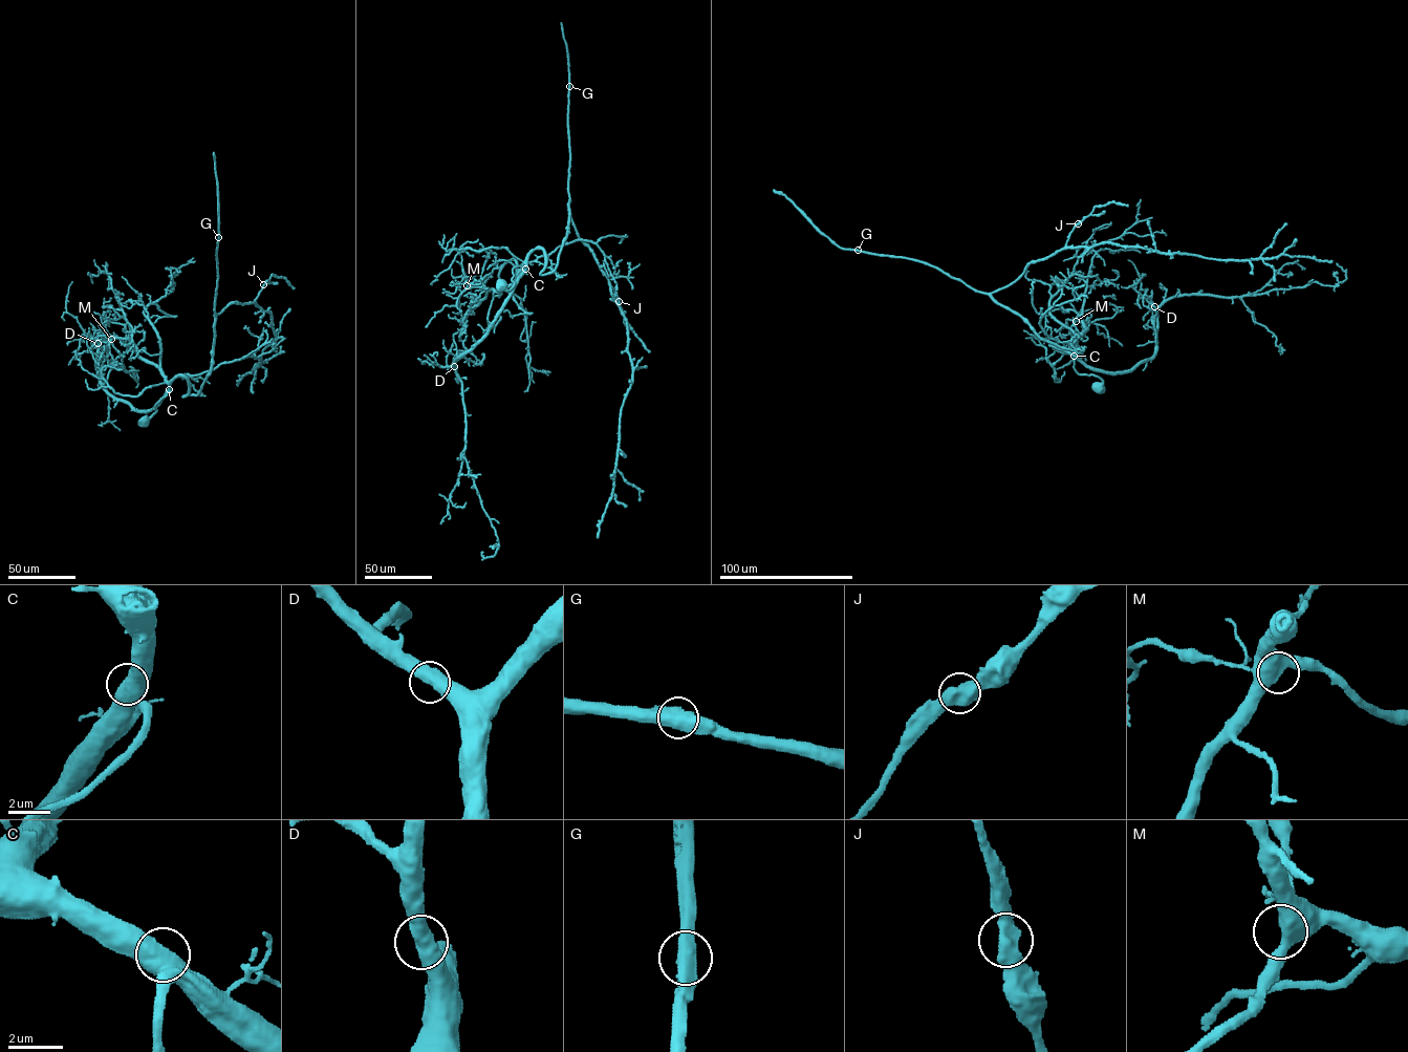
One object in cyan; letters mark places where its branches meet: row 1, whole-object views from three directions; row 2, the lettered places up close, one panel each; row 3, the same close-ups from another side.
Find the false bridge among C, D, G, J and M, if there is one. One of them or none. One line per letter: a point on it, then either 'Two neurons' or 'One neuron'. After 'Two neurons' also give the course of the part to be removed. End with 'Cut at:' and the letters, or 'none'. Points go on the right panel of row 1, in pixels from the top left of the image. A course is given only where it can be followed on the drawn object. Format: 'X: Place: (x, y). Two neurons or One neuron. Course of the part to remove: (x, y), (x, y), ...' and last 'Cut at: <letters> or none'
C: Place: (1074, 356). One neuron
D: Place: (1154, 306). One neuron
G: Place: (858, 250). One neuron
J: Place: (1078, 223). One neuron
M: Place: (1076, 321). One neuron
Cut at: none

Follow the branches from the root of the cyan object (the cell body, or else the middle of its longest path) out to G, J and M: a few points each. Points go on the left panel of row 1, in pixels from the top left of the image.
G: (145, 420), (178, 376), (189, 383), (182, 396), (196, 394), (211, 370), (219, 237)
J: (145, 420), (178, 376), (189, 383), (182, 396), (197, 394), (211, 369), (214, 315), (253, 302), (263, 284)
M: (145, 420), (154, 413), (155, 405), (170, 391), (168, 382), (159, 368), (138, 356), (131, 341), (111, 339)

